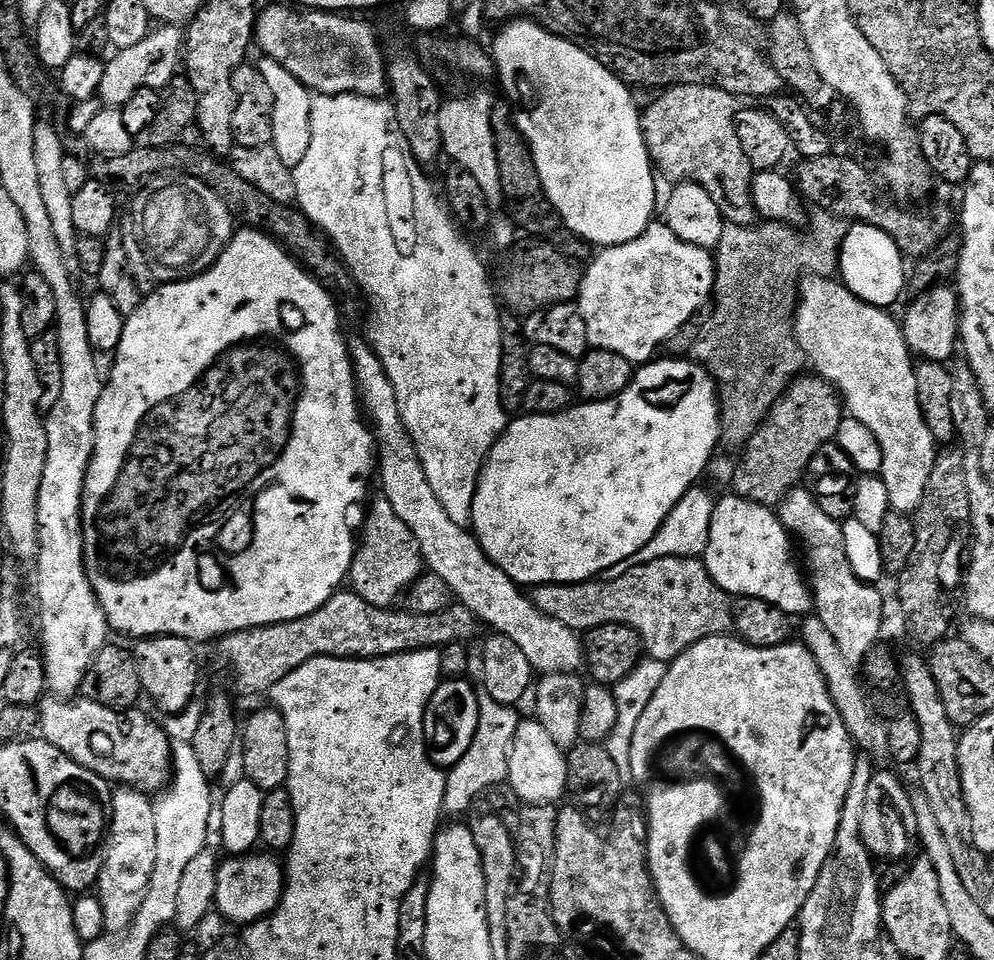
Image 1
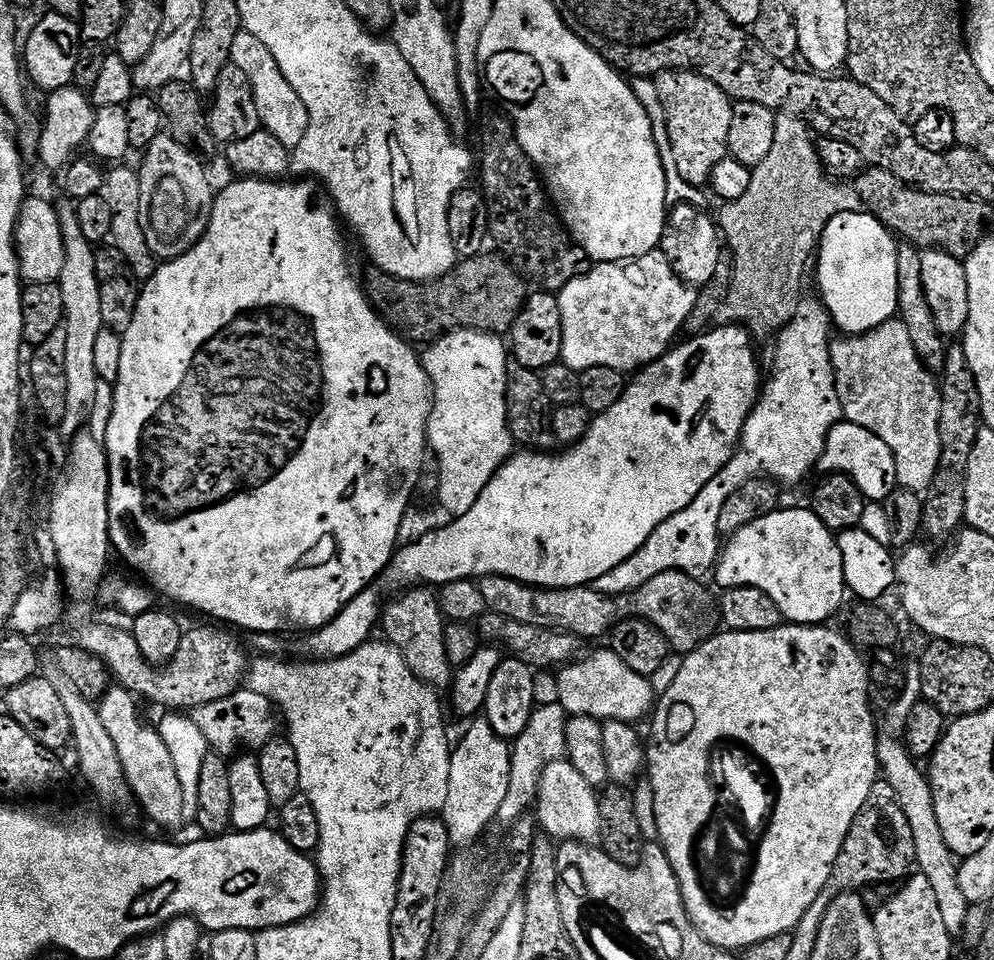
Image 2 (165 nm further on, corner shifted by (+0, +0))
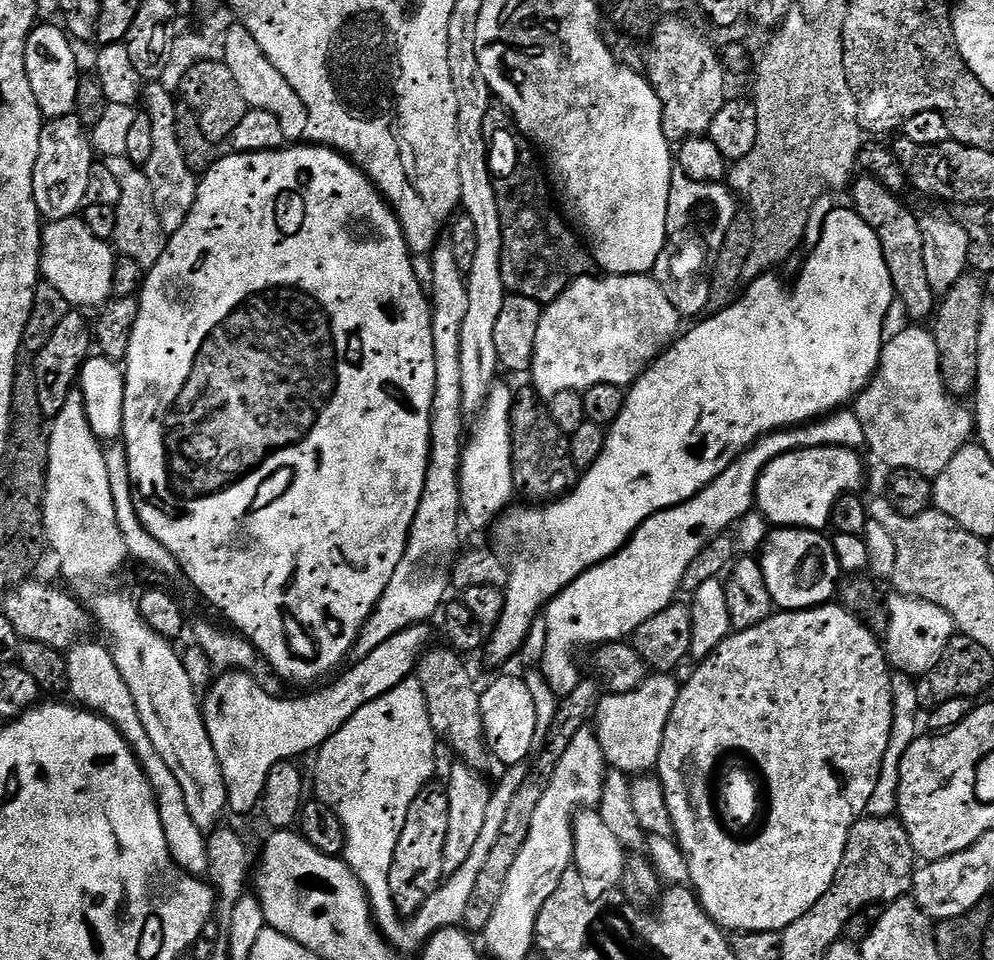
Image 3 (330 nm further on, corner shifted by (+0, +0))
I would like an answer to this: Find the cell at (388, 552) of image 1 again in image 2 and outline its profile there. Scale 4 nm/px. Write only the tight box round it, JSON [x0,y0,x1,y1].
[382,586,454,690]

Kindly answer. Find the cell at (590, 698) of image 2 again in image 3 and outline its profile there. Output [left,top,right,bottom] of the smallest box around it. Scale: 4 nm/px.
[594,674,680,774]

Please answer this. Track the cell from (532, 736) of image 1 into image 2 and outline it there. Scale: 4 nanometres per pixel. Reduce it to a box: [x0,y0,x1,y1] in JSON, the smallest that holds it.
[534,759,602,842]

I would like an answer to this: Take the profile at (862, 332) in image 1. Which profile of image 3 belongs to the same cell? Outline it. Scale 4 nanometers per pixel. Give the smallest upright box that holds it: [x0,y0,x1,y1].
[854,326,974,478]

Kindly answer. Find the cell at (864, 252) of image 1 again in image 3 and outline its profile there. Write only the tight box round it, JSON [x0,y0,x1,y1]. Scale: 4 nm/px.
[482,206,894,668]

